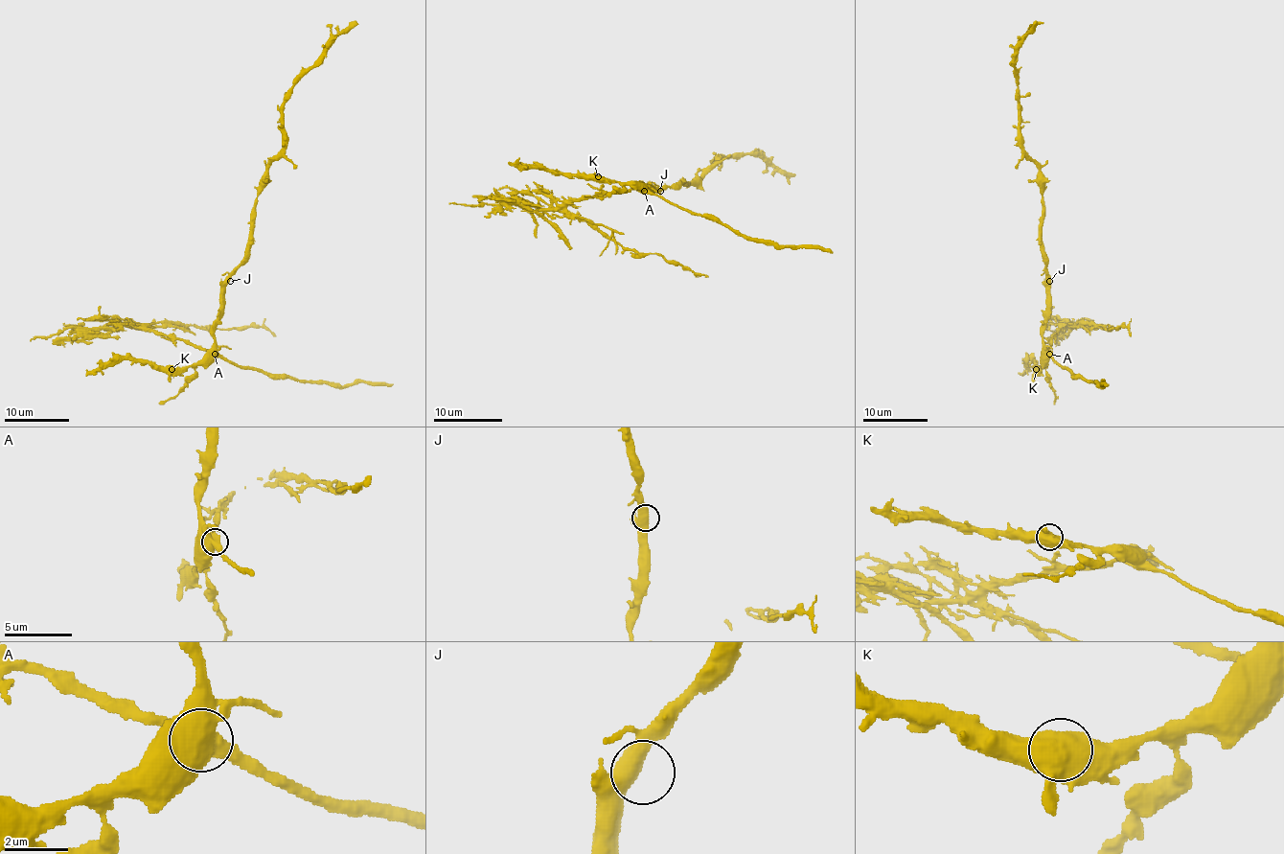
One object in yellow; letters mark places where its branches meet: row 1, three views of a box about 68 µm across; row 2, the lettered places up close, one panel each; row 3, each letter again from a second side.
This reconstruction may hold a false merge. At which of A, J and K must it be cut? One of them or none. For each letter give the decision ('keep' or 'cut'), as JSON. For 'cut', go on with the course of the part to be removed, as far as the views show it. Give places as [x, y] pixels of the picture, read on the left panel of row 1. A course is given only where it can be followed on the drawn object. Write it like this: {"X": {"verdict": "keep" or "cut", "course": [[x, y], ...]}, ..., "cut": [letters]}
{"A": {"verdict": "cut", "course": [[215, 354], [181, 339], [155, 334], [141, 325], [262, 327], [275, 336]]}, "J": {"verdict": "keep"}, "K": {"verdict": "keep"}, "cut": ["A"]}

